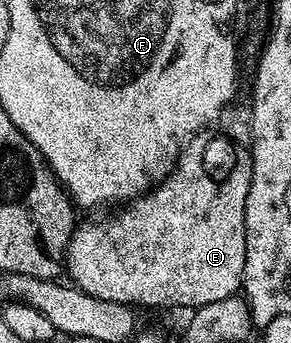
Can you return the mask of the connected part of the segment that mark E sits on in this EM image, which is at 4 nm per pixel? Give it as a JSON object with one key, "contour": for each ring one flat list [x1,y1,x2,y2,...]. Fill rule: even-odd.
{"contour":[[202,137,195,138,189,148,190,159,183,158,181,162,171,171,164,183,158,184,153,191,147,191,144,195,139,195,137,199,131,199,115,215,110,215,107,219,98,219,95,223,79,222,74,229,74,235,70,239,70,244,66,250,65,270,70,271,69,282,78,287,84,293,92,297,100,297,104,301,116,301,127,305,139,305,143,303,146,307,187,307,193,309,203,307,212,301,224,301,224,297,239,294,242,285,242,274,244,273,244,261,246,260,246,230,244,229,244,209,246,208,246,198,248,189,252,181,252,161,250,152,246,150,243,155,238,155,238,171,234,171,234,179,230,183,210,183,206,179,206,171,202,171]]}

